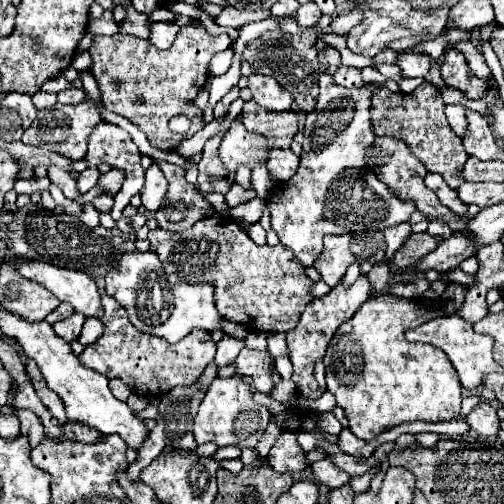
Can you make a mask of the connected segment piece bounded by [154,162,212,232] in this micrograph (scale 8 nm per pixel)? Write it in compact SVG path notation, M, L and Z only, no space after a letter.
M156 162L168 180L168 194L164 206L154 214L158 220L158 228L170 232L184 232L194 222L204 218L210 212L210 202L206 202L194 184L184 180L184 170L170 162Z

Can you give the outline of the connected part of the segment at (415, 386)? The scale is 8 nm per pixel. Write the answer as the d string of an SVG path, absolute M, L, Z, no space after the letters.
M382 294L382 296L368 298L358 308L358 312L338 328L324 356L326 384L328 384L328 390L336 396L338 406L344 408L348 418L348 428L352 430L354 436L362 440L372 440L380 432L404 422L416 422L416 420L444 422L444 420L456 420L460 416L462 384L448 356L435 346L410 344L404 338L408 324L422 324L438 314L442 314L440 308L426 308L418 300L414 302L394 294Z

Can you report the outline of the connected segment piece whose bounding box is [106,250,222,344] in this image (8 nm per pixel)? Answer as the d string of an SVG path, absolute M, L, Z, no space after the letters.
M126 252L120 256L118 270L106 274L106 292L126 308L130 322L152 336L174 344L194 328L222 330L222 316L214 306L214 288L210 284L186 284L168 276L156 252Z

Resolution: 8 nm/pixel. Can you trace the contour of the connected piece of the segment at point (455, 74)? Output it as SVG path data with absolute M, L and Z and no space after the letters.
M450 48L446 52L446 58L444 58L440 70L442 70L442 78L444 78L446 86L452 86L452 88L464 92L468 98L478 100L488 90L488 86L484 86L484 82L474 76L464 54L456 48Z

